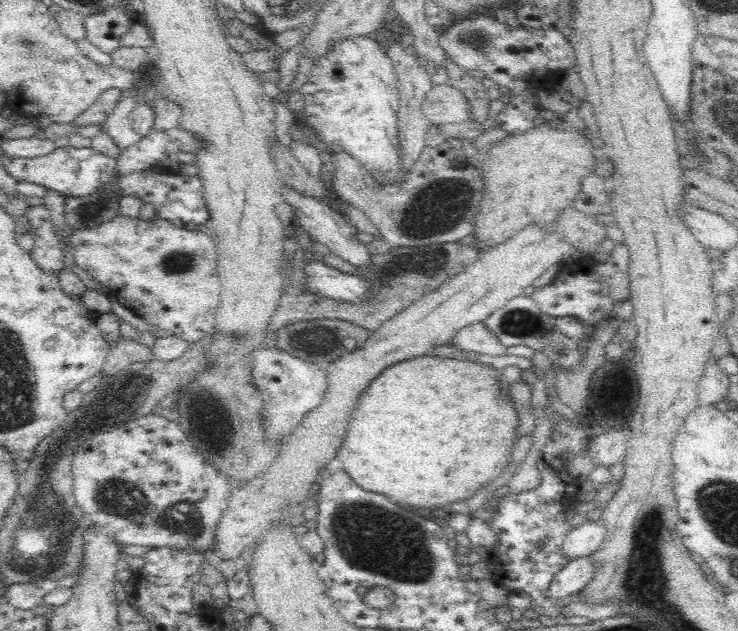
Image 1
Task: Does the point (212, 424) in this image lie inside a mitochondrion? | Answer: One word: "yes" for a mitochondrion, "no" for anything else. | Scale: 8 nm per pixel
yes

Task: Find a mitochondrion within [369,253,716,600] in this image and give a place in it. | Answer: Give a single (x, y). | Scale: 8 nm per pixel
(521, 323)

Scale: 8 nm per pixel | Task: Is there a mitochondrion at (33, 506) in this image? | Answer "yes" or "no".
no

